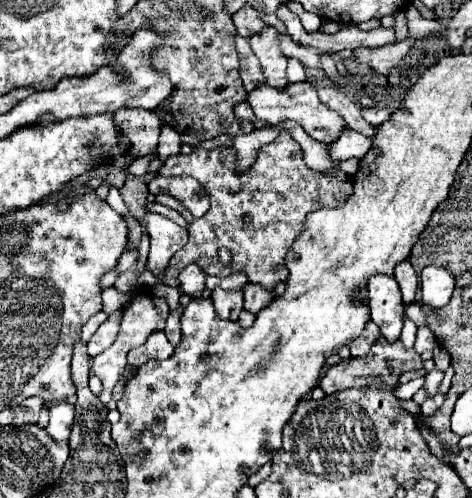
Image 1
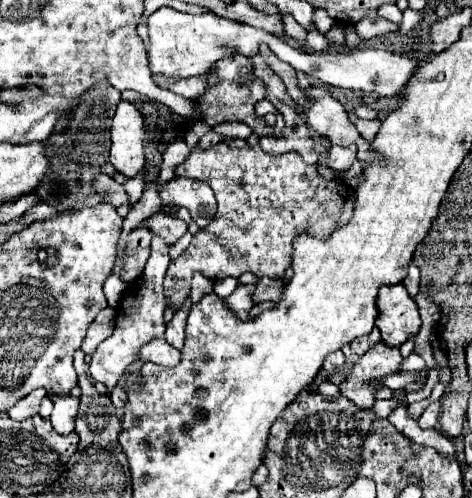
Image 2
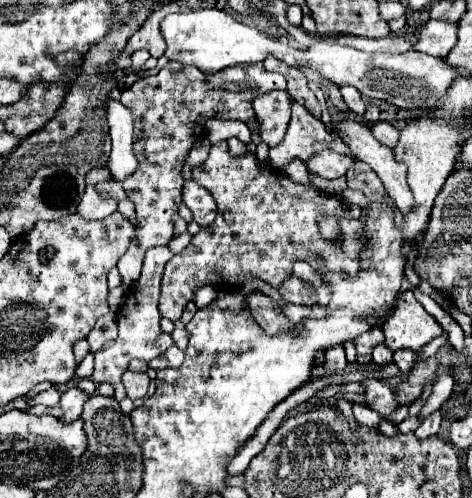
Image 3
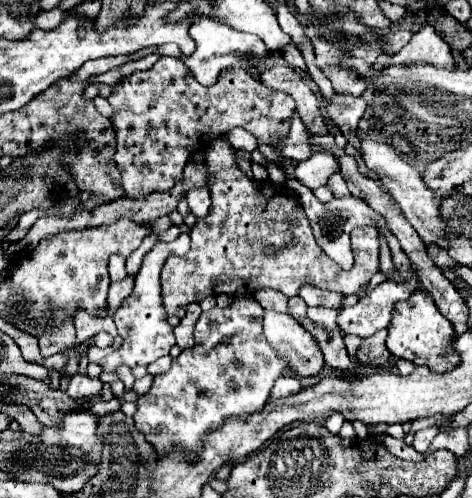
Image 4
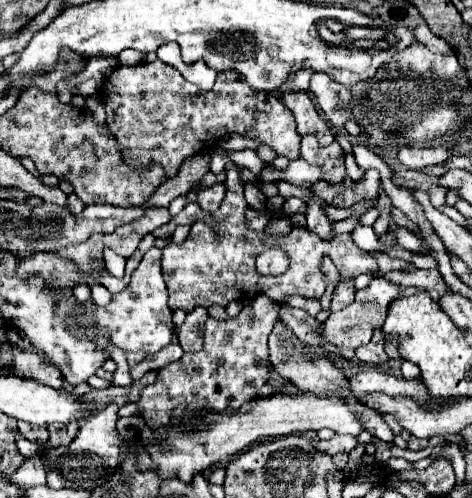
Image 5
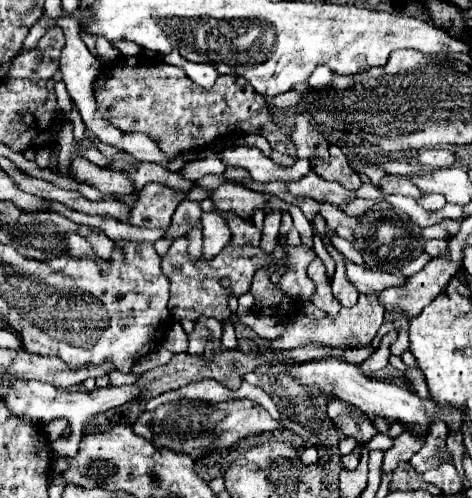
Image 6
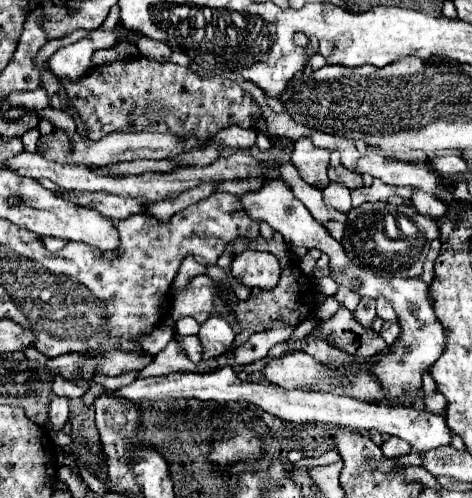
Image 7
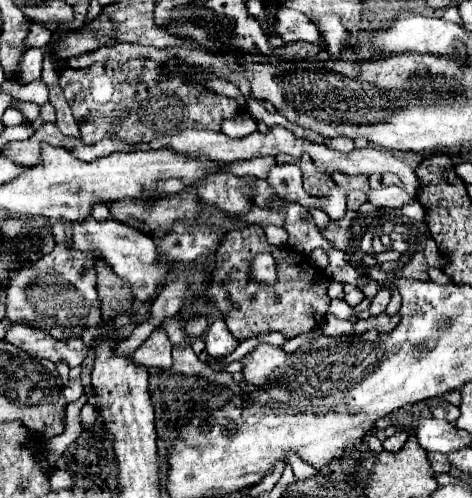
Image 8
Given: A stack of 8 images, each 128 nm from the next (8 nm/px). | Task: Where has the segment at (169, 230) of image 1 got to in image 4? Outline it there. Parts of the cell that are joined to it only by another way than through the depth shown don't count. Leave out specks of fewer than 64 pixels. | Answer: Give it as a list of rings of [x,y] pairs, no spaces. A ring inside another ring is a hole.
[[[180,234],[174,242],[158,242],[142,262],[140,272],[136,274],[134,290],[132,294],[122,302],[120,310],[114,314],[114,322],[118,328],[118,334],[124,338],[124,344],[114,352],[114,356],[106,356],[106,372],[116,372],[120,364],[126,366],[148,366],[154,360],[166,356],[170,348],[176,344],[172,328],[166,322],[166,312],[162,310],[162,296],[160,296],[160,272],[170,254],[184,254],[190,248],[190,236]]]

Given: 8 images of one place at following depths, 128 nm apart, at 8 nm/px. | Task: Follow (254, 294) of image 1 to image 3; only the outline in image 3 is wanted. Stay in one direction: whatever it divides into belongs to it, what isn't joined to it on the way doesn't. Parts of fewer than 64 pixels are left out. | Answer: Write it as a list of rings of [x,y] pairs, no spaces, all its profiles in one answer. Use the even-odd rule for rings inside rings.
[[[290,276],[288,280],[284,280],[278,288],[278,292],[282,294],[282,298],[290,304],[312,304],[316,298],[312,294],[308,294],[304,290],[304,284],[300,278],[296,276]]]

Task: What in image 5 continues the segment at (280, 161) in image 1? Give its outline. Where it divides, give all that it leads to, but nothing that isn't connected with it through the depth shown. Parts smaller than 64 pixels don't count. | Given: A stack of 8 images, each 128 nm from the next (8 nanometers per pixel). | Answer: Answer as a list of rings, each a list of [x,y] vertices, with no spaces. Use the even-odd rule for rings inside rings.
[[[230,160],[226,162],[224,186],[226,186],[226,196],[220,208],[210,214],[214,226],[206,224],[204,220],[196,220],[192,224],[188,238],[182,244],[168,244],[162,250],[162,274],[170,294],[168,300],[170,310],[180,308],[184,312],[190,312],[194,306],[210,306],[210,304],[226,306],[230,300],[248,302],[258,294],[266,294],[276,302],[284,300],[290,294],[320,298],[328,286],[320,266],[324,258],[330,258],[336,264],[340,272],[340,282],[354,280],[360,274],[372,274],[378,270],[376,256],[372,252],[358,248],[352,240],[351,233],[343,233],[335,236],[330,242],[324,242],[314,232],[308,232],[308,228],[298,228],[298,226],[294,226],[284,236],[268,236],[266,232],[252,230],[246,224],[246,210],[250,206],[246,204],[244,198],[240,172],[236,164]],[[268,246],[280,246],[288,252],[290,266],[280,276],[262,276],[260,272],[256,272],[254,260],[260,254],[260,248],[268,248]]]

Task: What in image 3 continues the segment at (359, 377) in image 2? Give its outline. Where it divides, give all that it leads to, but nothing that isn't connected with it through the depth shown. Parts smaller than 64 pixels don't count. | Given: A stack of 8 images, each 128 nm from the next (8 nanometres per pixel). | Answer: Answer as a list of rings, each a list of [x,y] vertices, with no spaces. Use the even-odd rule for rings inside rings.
[[[384,344],[376,346],[374,348],[374,364],[376,366],[384,366],[384,364],[390,364],[392,362],[392,350],[386,348]]]

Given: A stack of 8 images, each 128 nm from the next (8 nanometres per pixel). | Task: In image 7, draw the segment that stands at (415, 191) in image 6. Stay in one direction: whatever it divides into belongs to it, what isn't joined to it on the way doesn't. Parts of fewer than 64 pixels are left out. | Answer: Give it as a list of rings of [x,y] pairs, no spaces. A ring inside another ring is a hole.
[[[374,180],[374,186],[358,188],[352,192],[352,206],[358,208],[364,202],[386,202],[386,198],[390,196],[410,198],[411,194],[411,187],[388,186],[388,184],[382,184],[380,180]]]

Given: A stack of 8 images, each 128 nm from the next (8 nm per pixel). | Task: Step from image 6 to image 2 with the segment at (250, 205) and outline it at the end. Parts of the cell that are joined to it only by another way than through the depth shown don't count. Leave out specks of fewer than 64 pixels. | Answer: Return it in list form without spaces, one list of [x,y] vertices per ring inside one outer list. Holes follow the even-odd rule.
[[[184,176],[168,180],[160,190],[162,204],[176,204],[188,208],[192,220],[204,228],[216,214],[216,198],[208,184]]]

